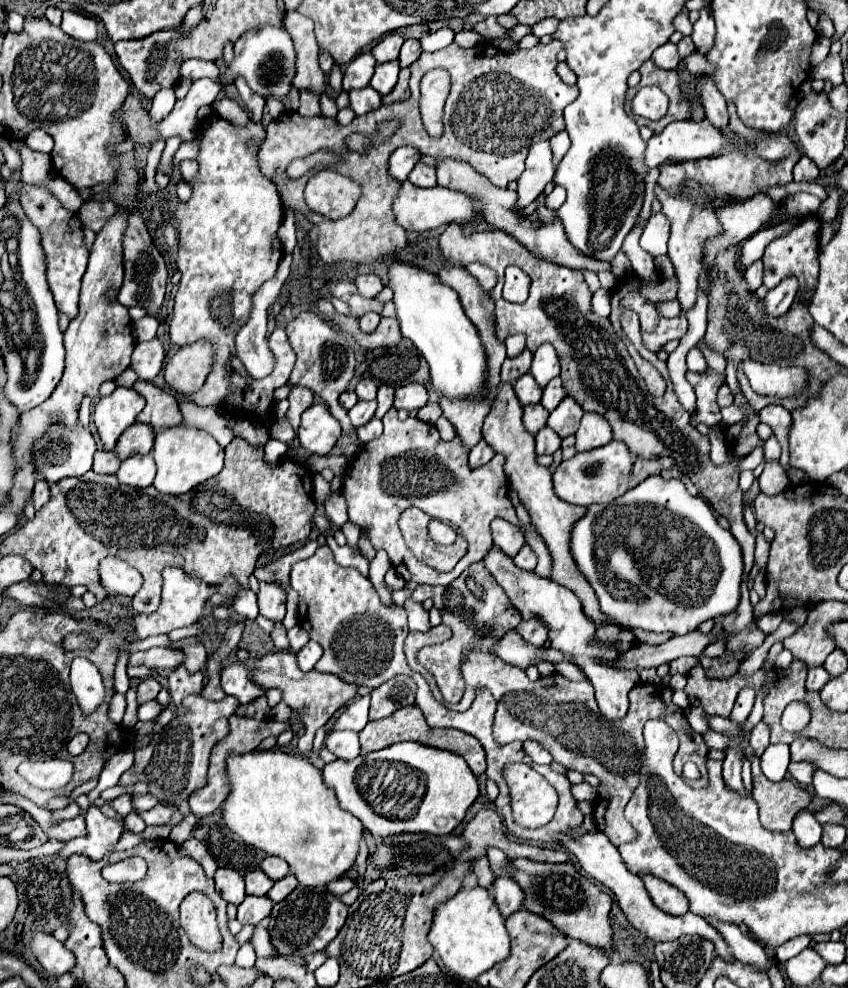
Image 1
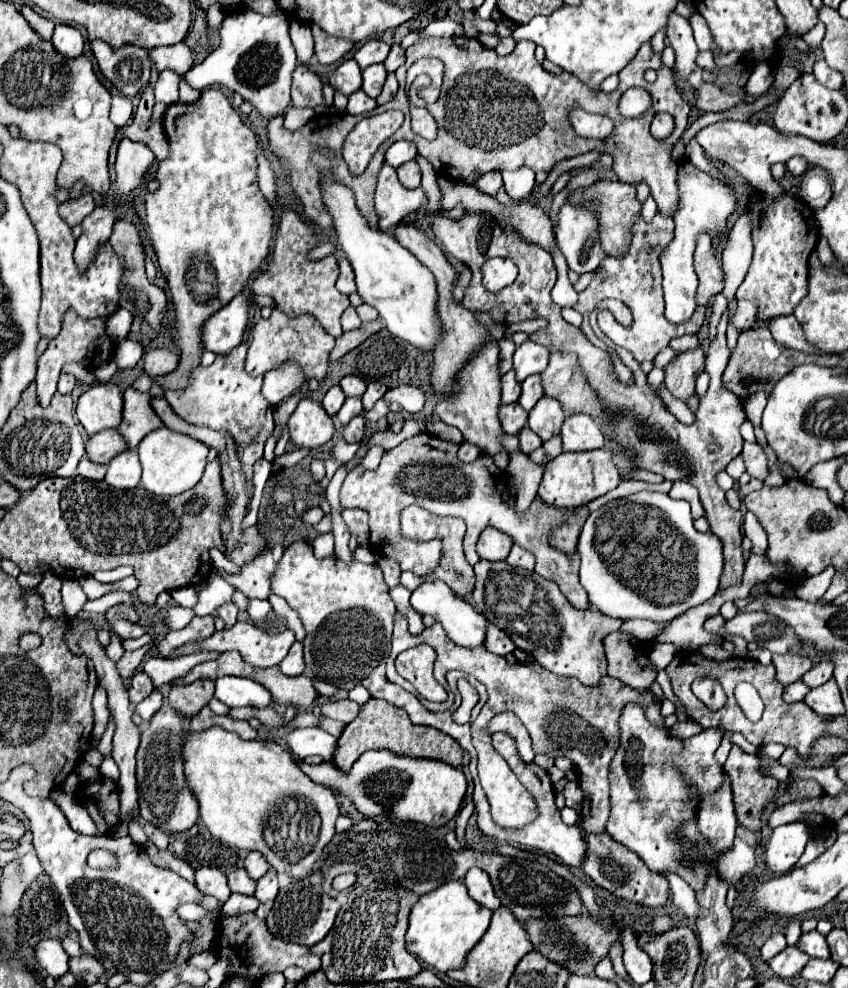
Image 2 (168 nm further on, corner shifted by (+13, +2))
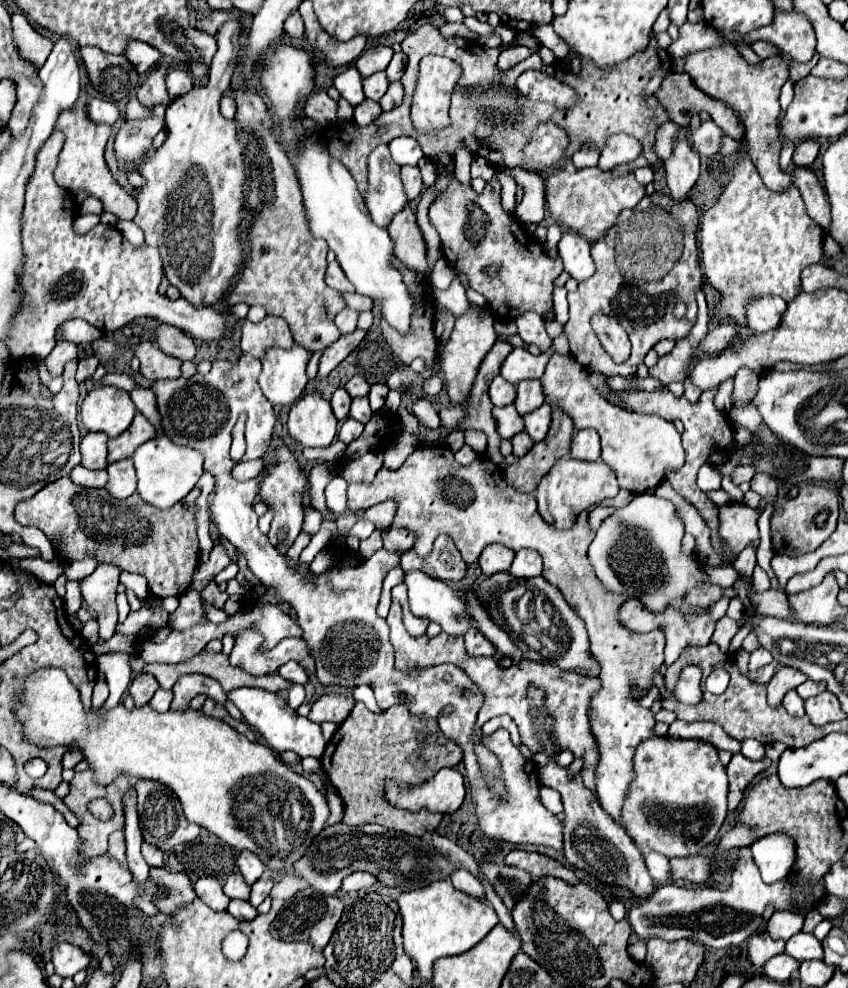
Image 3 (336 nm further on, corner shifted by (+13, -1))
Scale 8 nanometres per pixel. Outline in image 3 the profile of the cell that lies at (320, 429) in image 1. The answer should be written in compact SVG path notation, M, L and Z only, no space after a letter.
M305 394L299 398L289 412L287 427L289 435L301 446L325 448L333 442L337 432L337 418L331 404L321 394Z

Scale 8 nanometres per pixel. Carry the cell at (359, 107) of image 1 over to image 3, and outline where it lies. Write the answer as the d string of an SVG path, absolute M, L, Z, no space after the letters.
M365 100L365 102L361 102L359 106L355 106L355 124L367 126L367 124L371 124L373 120L377 120L381 112L383 112L383 110L381 110L379 102Z

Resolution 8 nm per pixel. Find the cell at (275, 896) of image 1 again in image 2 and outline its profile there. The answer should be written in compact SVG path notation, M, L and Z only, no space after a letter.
M275 869L267 871L259 881L257 881L257 889L255 889L255 897L263 903L263 901L269 901L277 895L279 887L277 887L277 873Z

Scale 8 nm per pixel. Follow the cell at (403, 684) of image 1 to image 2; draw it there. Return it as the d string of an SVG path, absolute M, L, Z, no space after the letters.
M349 699L335 701L335 703L325 703L321 707L323 715L327 715L331 719L337 719L337 721L343 721L343 723L351 723L359 715L359 709L361 709L361 705L353 703Z

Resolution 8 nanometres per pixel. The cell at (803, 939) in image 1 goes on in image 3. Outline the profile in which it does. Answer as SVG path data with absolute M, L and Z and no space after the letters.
M755 932L749 942L747 942L747 952L749 952L749 960L755 966L763 966L769 958L781 954L785 950L785 942L783 940L773 940L771 934L765 932Z

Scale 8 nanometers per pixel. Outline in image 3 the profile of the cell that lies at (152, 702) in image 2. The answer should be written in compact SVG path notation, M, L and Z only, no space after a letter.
M159 688L159 690L155 692L155 696L151 698L149 704L151 704L155 710L159 710L159 712L167 712L169 706L171 706L171 698L173 698L173 692L171 692L171 690Z

